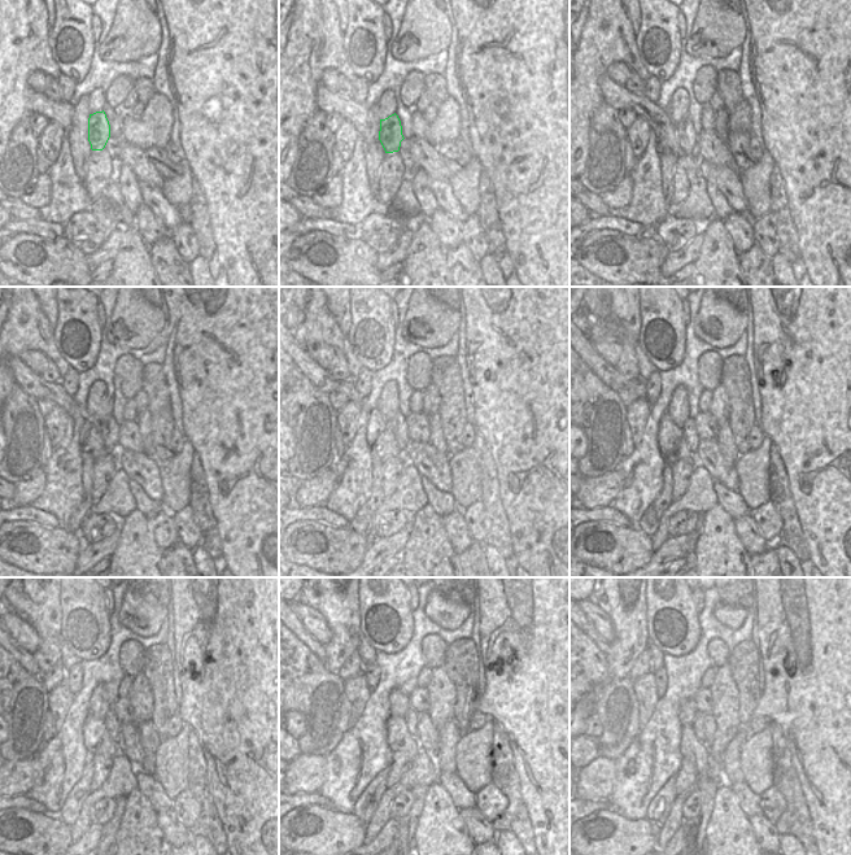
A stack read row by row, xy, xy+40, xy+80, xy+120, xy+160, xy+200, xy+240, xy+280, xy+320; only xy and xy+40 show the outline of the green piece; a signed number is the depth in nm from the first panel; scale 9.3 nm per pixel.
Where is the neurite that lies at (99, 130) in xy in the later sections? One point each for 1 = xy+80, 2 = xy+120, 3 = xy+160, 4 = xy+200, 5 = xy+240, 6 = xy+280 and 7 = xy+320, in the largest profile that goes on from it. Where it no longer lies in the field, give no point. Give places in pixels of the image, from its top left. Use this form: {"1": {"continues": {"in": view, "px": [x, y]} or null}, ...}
{"1": {"continues": {"in": "xy+80", "px": [688, 138]}}, "2": {"continues": {"in": "xy+120", "px": [108, 427]}}, "3": {"continues": {"in": "xy+160", "px": [397, 424]}}, "4": {"continues": {"in": "xy+200", "px": [689, 430]}}, "5": {"continues": {"in": "xy+240", "px": [112, 724]}}, "6": {"continues": {"in": "xy+280", "px": [410, 716]}}, "7": {"continues": {"in": "xy+320", "px": [698, 727]}}}

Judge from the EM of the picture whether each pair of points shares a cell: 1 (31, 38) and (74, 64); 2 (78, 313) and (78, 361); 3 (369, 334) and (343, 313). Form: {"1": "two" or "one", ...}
{"1": "two", "2": "one", "3": "two"}

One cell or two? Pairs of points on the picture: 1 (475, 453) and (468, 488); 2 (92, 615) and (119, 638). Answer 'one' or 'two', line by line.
1: one
2: two

